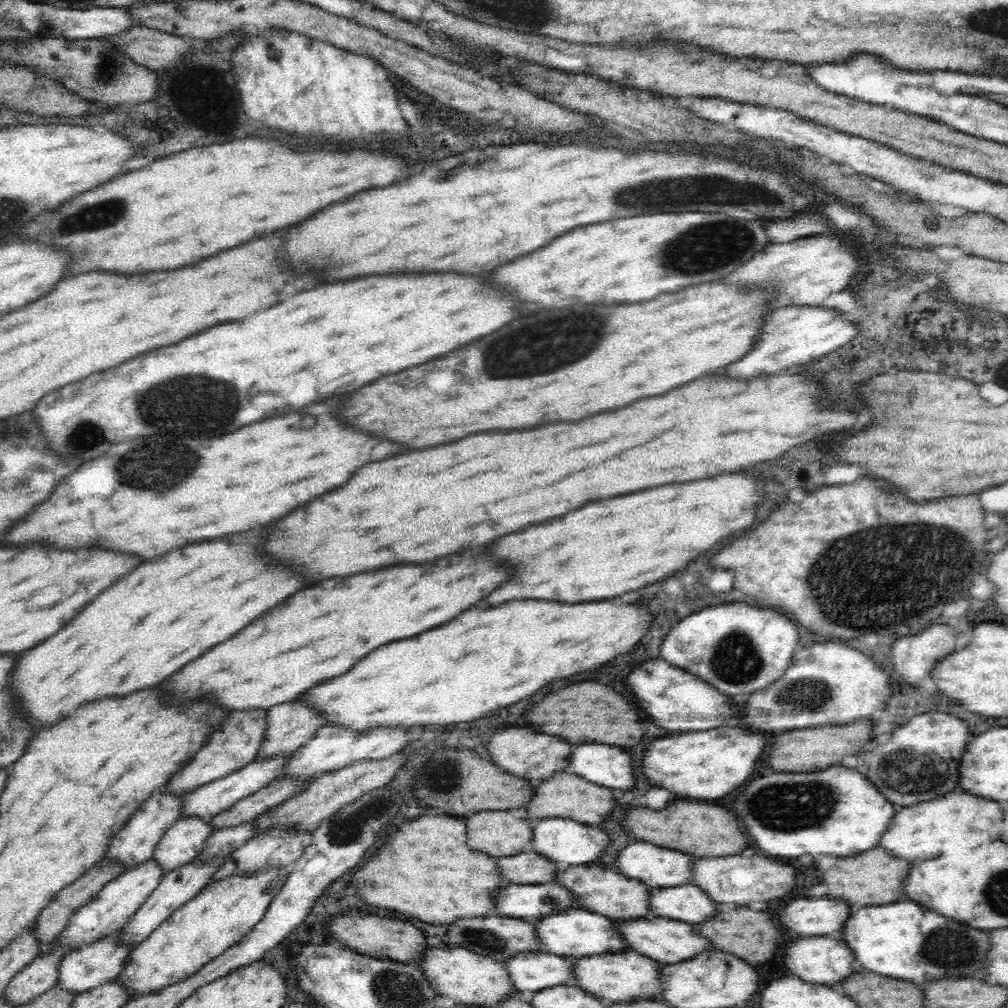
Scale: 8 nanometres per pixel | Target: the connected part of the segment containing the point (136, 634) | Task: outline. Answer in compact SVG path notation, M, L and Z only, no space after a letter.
M252 530L226 536L212 544L178 548L156 562L138 566L134 572L104 590L60 632L24 652L10 674L10 696L14 698L18 712L26 718L31 732L35 735L58 724L58 720L64 720L94 700L106 696L122 698L156 686L210 646L234 636L234 632L244 628L262 610L268 610L286 598L286 594L304 588L296 576L268 568L254 556L252 544L258 542L258 534L260 532Z

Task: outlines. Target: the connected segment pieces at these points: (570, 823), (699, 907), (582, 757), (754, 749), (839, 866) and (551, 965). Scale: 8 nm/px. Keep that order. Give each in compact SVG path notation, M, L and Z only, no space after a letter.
M561 817L537 821L532 835L534 836L532 836L528 850L537 852L540 856L544 856L559 866L590 864L604 850L606 842L608 842L608 836L595 826L580 824L578 821Z
M688 882L650 889L648 909L650 915L697 925L713 915L714 903L697 886Z
M585 742L569 750L568 772L591 784L626 790L634 784L630 758L616 746Z
M718 726L706 732L682 732L668 738L650 740L642 750L640 768L650 786L664 788L674 796L718 800L748 780L750 772L758 764L762 748L762 736L746 734L740 728Z
M880 846L869 848L866 852L858 852L854 856L839 858L840 860L822 876L822 882L828 888L826 898L842 900L844 905L858 906L858 909L870 904L888 904L890 900L904 899L902 883L910 862L888 856Z
M544 950L517 952L502 965L513 988L520 993L571 984L573 980L572 958L556 956Z

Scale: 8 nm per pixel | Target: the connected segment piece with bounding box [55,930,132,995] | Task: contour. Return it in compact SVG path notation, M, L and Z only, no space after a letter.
M114 932L110 936L106 936L104 940L98 940L96 944L90 946L82 946L74 952L66 954L60 960L57 968L56 988L73 992L73 994L80 994L88 992L96 986L104 986L108 982L112 982L120 972L121 964L127 957L127 954L132 950L129 946L122 946L119 944L119 932Z

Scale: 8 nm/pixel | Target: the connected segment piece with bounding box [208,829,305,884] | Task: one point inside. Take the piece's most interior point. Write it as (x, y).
(280, 848)

